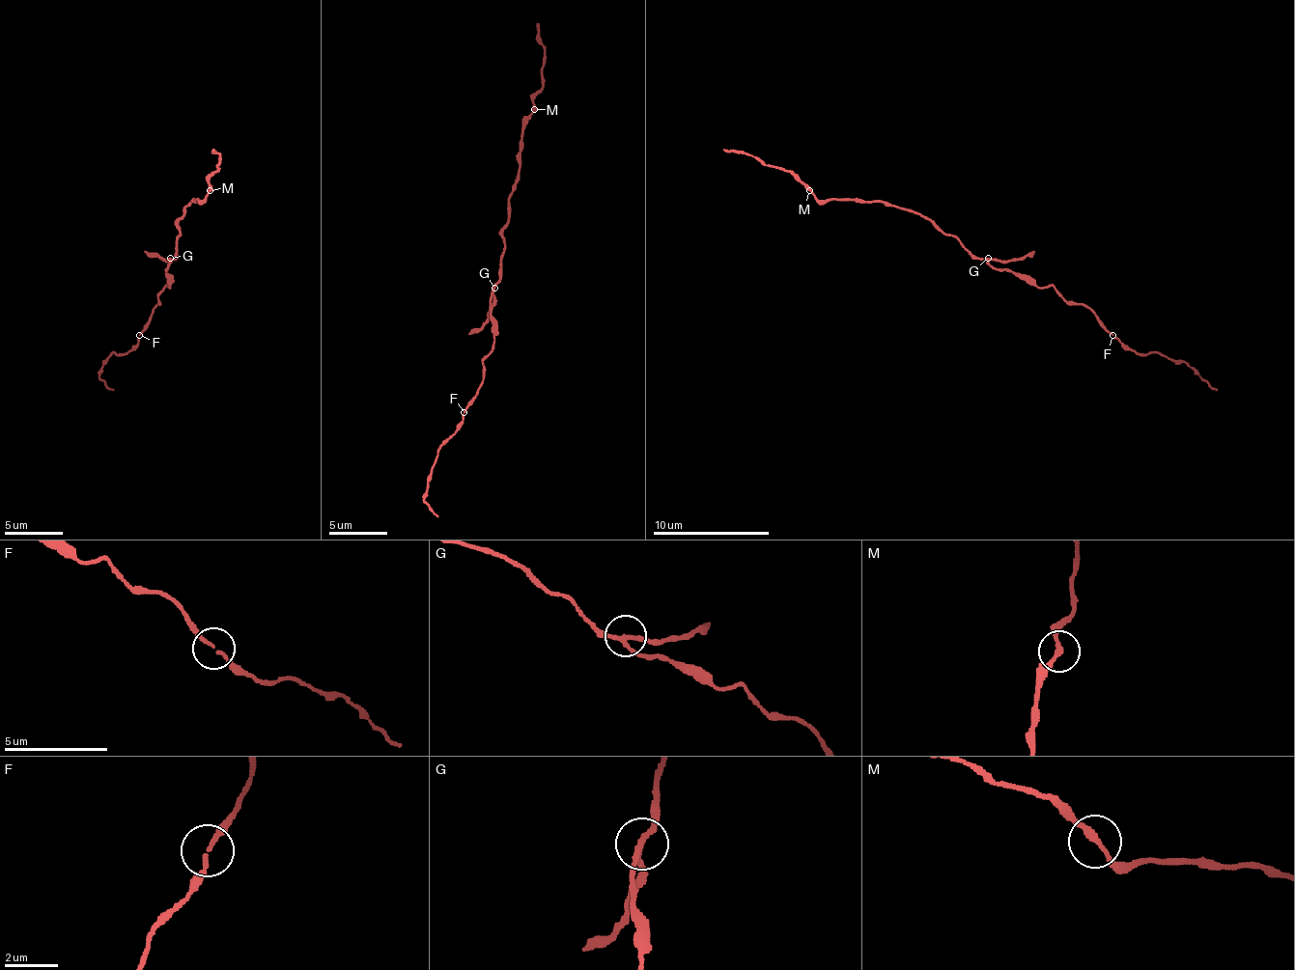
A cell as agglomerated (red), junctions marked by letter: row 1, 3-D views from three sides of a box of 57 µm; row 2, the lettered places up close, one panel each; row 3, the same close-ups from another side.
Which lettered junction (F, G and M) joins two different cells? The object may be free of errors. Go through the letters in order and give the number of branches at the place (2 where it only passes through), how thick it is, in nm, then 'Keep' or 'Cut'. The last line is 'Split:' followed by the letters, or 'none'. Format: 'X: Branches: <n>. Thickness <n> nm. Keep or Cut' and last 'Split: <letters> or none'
F: Branches: 2. Thickness 150 nm. Keep
G: Branches: 3. Thickness 200 nm. Cut
M: Branches: 2. Thickness 200 nm. Keep
Split: G

